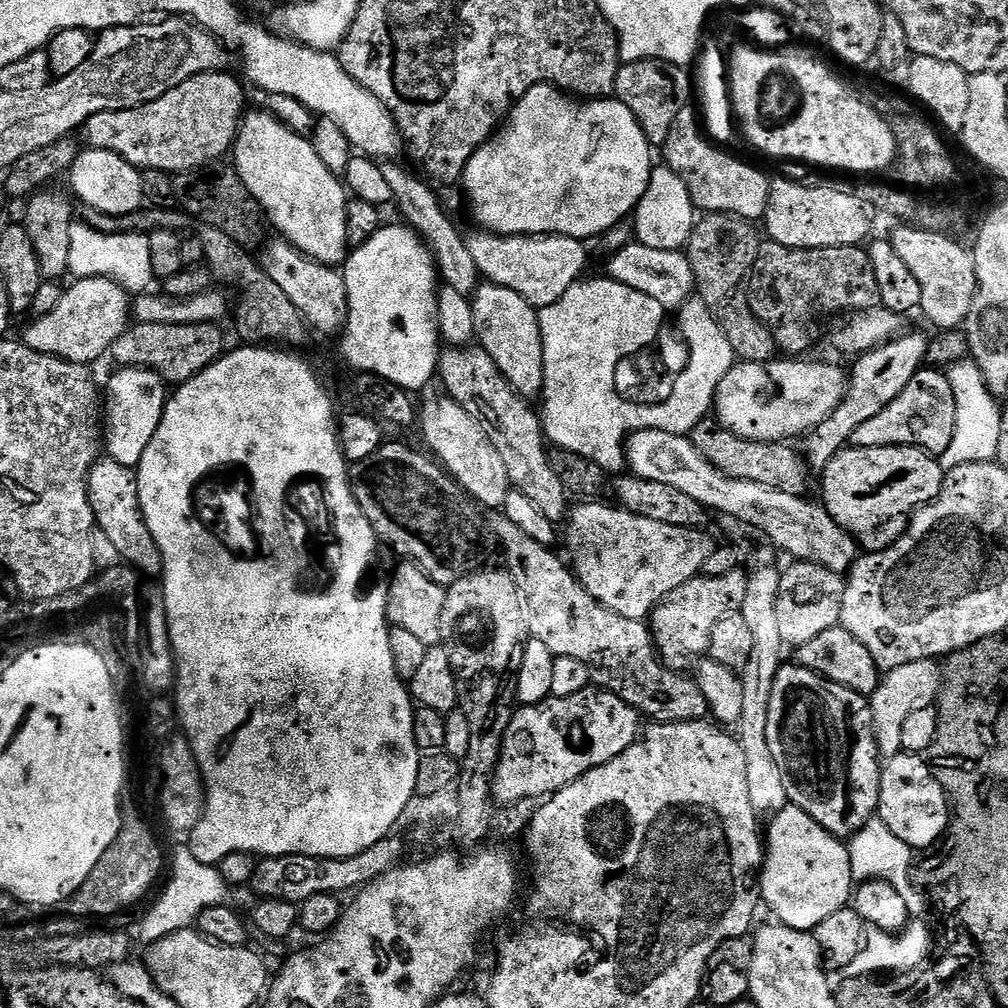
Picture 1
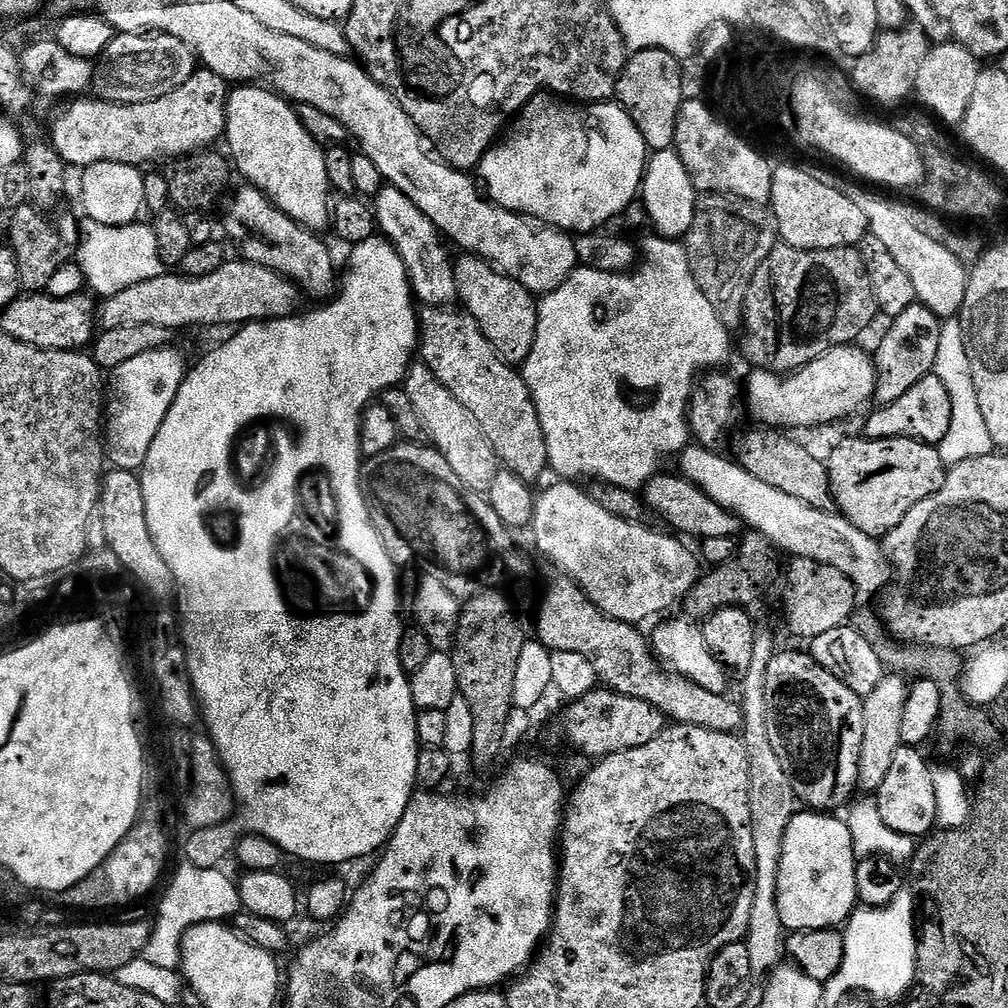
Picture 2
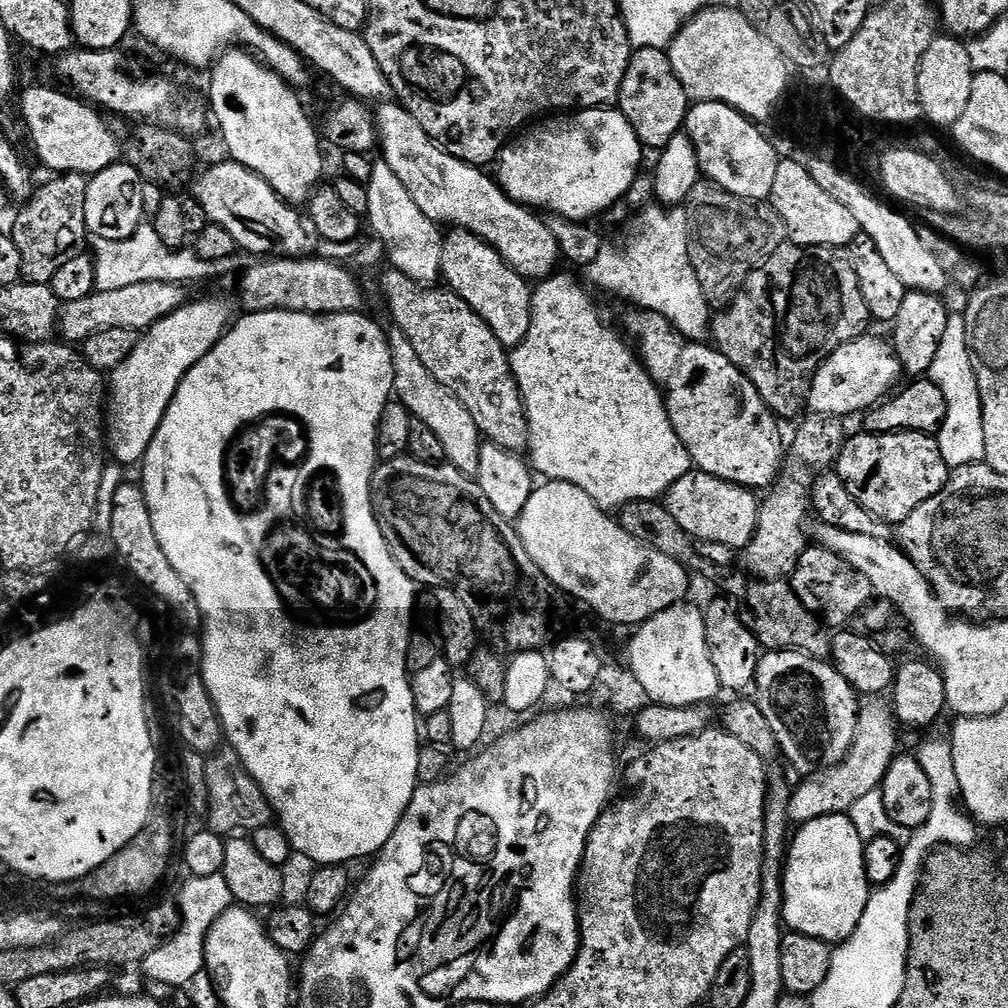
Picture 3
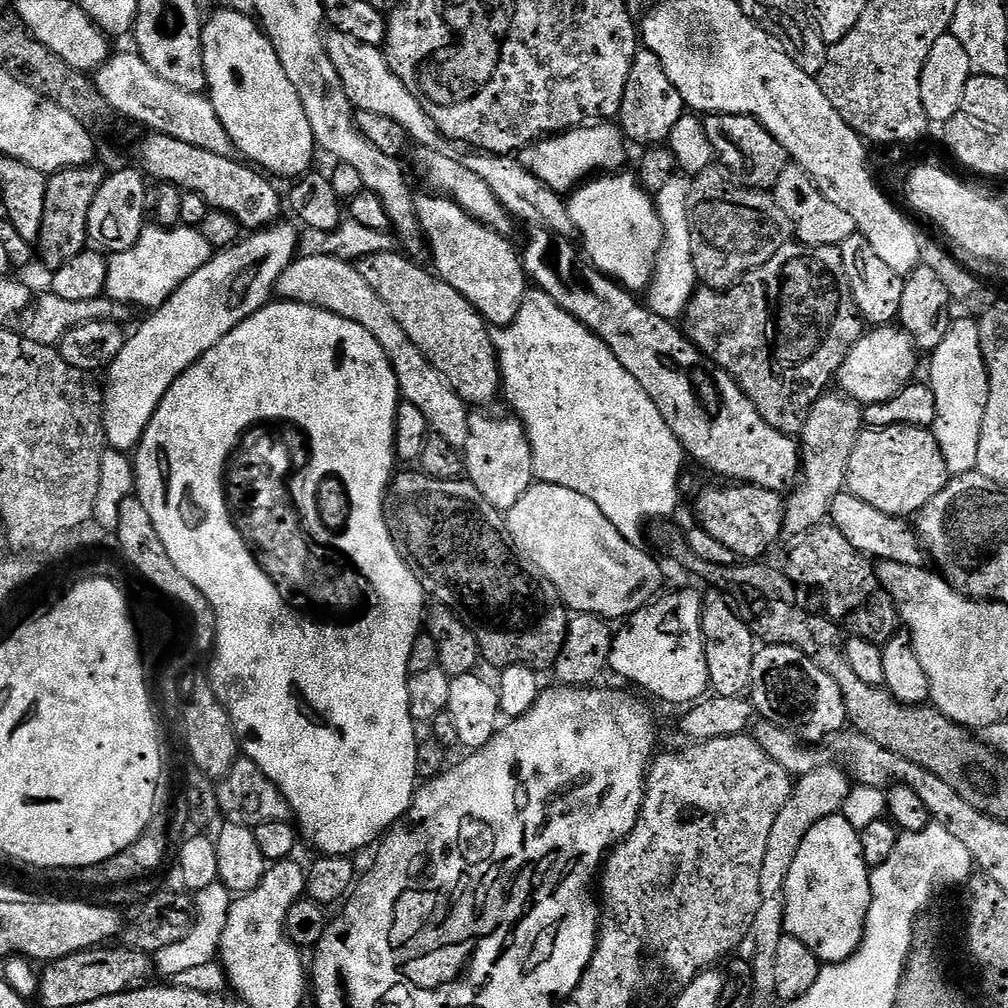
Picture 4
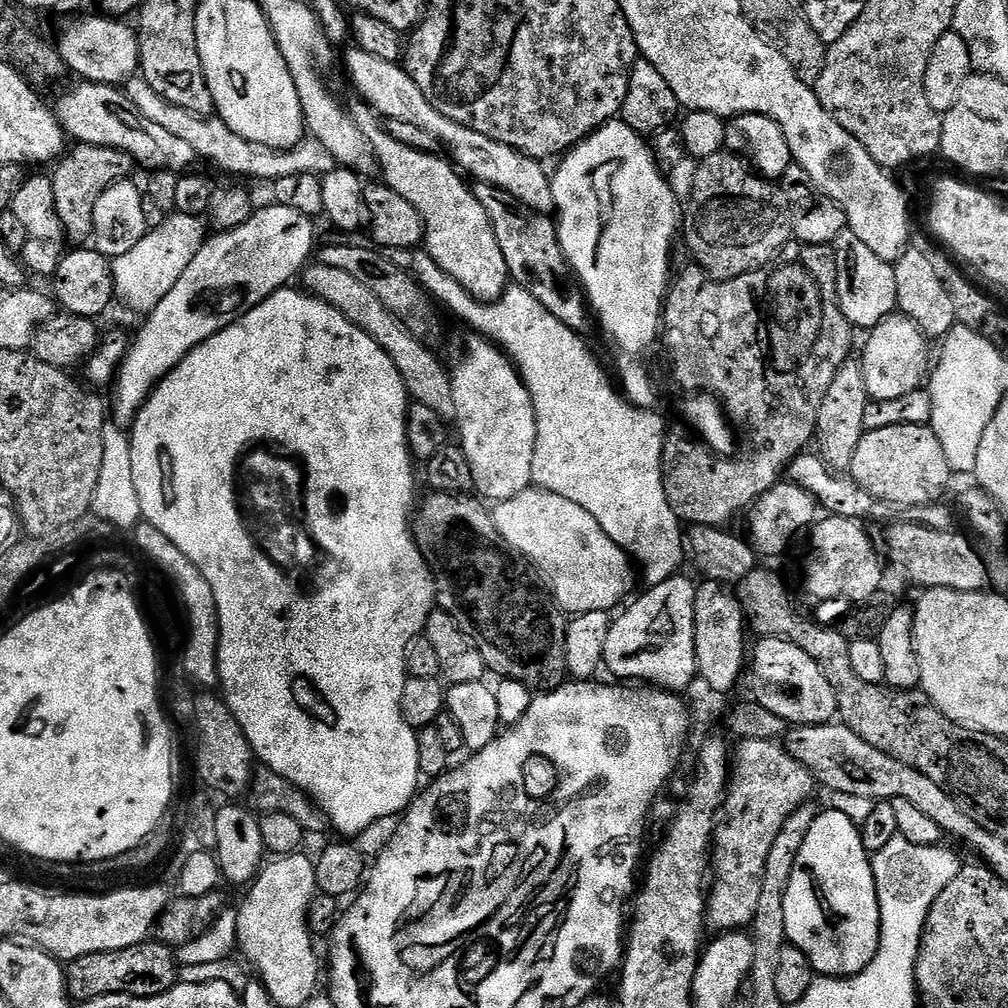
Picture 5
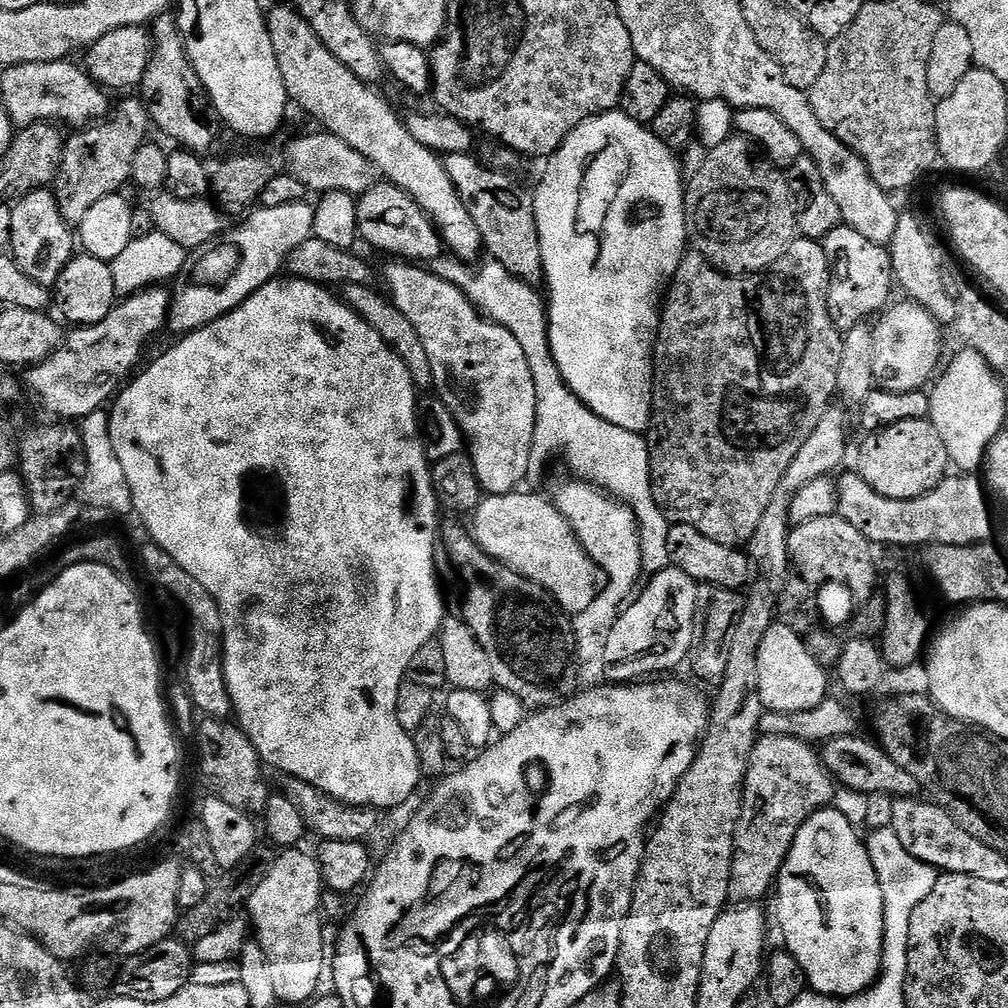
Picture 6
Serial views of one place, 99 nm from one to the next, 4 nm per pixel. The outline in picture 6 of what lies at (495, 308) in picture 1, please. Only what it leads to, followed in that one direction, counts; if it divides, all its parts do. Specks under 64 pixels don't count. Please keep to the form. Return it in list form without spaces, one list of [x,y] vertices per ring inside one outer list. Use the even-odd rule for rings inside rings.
[[[276,8],[267,13],[266,19],[289,101],[293,105],[301,104],[323,131],[333,132],[346,146],[354,146],[387,183],[410,194],[431,218],[443,247],[455,259],[479,261],[484,252],[482,234],[478,234],[478,225],[470,218],[466,202],[458,198],[458,190],[454,190],[454,182],[450,182],[450,174],[446,174],[443,159],[414,139],[410,130],[406,130],[401,113],[396,113],[376,93],[379,91],[375,87],[364,84],[345,64],[338,62],[338,58],[326,50],[322,38],[310,30],[293,8]]]

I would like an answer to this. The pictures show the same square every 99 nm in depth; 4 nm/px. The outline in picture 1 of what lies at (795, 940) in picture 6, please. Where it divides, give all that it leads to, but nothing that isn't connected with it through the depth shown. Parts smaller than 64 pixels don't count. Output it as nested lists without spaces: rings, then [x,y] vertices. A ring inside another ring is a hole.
[[[789,803],[786,807],[780,809],[771,817],[772,825],[768,828],[768,857],[762,860],[762,875],[759,877],[760,894],[763,903],[768,904],[768,908],[773,912],[775,919],[781,924],[785,924],[788,928],[793,928],[799,932],[811,933],[819,924],[826,922],[826,918],[830,918],[830,914],[838,914],[838,910],[849,907],[850,901],[854,896],[854,881],[852,879],[852,871],[850,870],[850,854],[848,853],[847,843],[839,836],[832,836],[818,822],[814,822],[814,818],[810,818],[810,814],[806,814],[806,810],[796,807],[795,804]]]

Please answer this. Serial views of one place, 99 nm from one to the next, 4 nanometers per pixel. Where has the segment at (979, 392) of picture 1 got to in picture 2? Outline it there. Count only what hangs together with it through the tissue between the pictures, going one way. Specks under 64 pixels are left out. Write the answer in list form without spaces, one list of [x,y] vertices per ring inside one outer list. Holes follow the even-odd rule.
[[[948,318],[940,325],[938,358],[934,358],[934,376],[942,382],[942,386],[946,386],[946,394],[950,394],[950,430],[946,430],[946,438],[942,438],[938,445],[944,465],[961,464],[970,458],[989,455],[993,451],[990,433],[986,430],[982,409],[978,406],[978,390],[974,390],[970,358],[966,354],[966,342],[962,338],[959,319]]]

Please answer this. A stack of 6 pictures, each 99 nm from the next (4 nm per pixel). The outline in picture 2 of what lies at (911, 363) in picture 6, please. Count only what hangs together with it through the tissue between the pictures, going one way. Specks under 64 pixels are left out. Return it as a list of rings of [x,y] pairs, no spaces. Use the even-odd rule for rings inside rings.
[[[841,343],[834,346],[822,358],[810,362],[791,374],[765,372],[763,370],[749,371],[748,388],[746,384],[746,412],[756,419],[755,423],[777,430],[793,430],[792,428],[816,428],[819,424],[832,424],[851,412],[856,412],[867,400],[871,401],[876,394],[876,361],[860,348],[851,348]]]

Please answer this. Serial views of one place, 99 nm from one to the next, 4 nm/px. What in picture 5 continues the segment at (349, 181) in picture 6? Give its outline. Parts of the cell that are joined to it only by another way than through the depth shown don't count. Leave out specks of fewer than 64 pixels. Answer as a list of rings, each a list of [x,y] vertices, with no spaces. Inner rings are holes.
[[[137,74],[127,81],[126,93],[130,102],[134,104],[146,118],[150,119],[155,125],[162,126],[175,137],[182,138],[196,151],[197,157],[202,160],[209,160],[216,167],[224,172],[229,172],[229,177],[244,178],[249,176],[252,180],[265,180],[271,182],[278,178],[286,178],[290,174],[314,174],[323,178],[327,172],[332,171],[334,161],[330,150],[322,146],[322,142],[305,138],[300,140],[292,148],[271,148],[262,146],[259,142],[250,142],[250,138],[242,138],[226,126],[226,122],[219,116],[195,116],[190,114],[190,110],[182,110],[182,106],[174,106],[150,86],[143,76]]]

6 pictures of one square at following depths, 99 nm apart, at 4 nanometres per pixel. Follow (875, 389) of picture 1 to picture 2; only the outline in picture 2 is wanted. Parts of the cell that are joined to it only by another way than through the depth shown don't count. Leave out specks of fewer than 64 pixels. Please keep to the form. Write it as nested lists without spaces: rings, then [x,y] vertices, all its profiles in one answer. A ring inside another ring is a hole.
[[[917,302],[910,310],[895,313],[888,333],[880,340],[880,345],[874,351],[876,361],[876,394],[877,405],[883,406],[902,398],[910,386],[929,379],[934,372],[934,358],[938,358],[938,338],[940,337],[941,317]]]

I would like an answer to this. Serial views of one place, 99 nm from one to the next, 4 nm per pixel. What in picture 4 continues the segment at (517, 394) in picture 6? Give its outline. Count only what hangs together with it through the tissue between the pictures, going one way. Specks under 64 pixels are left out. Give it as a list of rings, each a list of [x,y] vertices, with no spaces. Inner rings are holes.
[[[476,410],[469,415],[470,438],[462,449],[462,455],[467,479],[472,481],[478,494],[482,494],[482,498],[486,498],[486,502],[490,502],[490,506],[494,506],[500,513],[504,514],[514,506],[514,502],[518,502],[518,498],[522,498],[522,494],[526,494],[526,490],[534,483],[532,447],[528,441],[526,430],[519,419],[513,418],[511,415],[508,415],[509,417],[491,416],[488,412],[491,411]]]

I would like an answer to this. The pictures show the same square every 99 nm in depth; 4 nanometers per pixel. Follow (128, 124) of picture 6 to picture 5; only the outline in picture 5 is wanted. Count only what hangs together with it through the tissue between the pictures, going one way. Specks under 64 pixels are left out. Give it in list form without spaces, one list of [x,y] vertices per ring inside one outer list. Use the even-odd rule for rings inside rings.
[[[83,142],[77,144],[77,148],[69,147],[59,157],[58,163],[51,169],[53,172],[50,172],[50,179],[54,186],[58,218],[64,227],[67,243],[84,246],[93,239],[94,206],[98,206],[98,198],[106,194],[109,186],[122,179],[125,175],[124,168],[133,167],[134,161],[122,150],[90,146]]]

